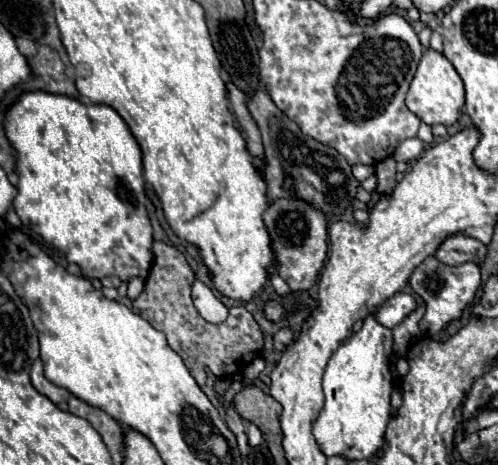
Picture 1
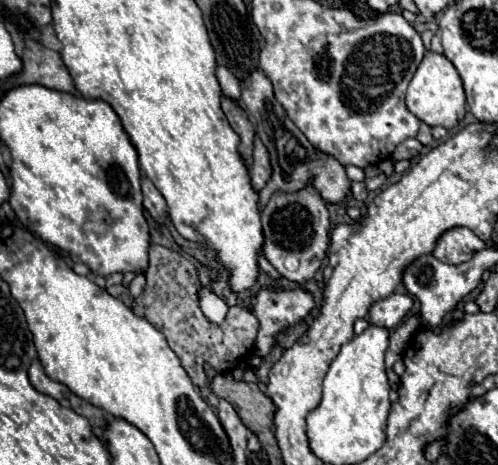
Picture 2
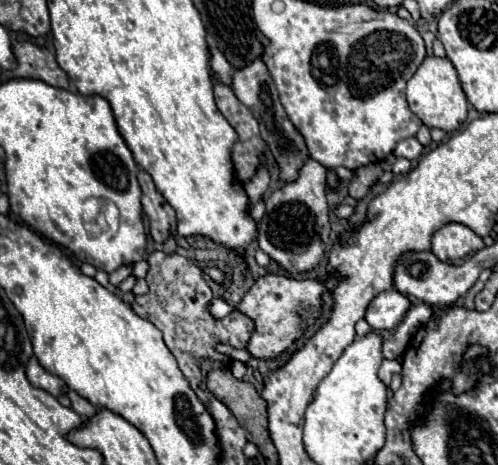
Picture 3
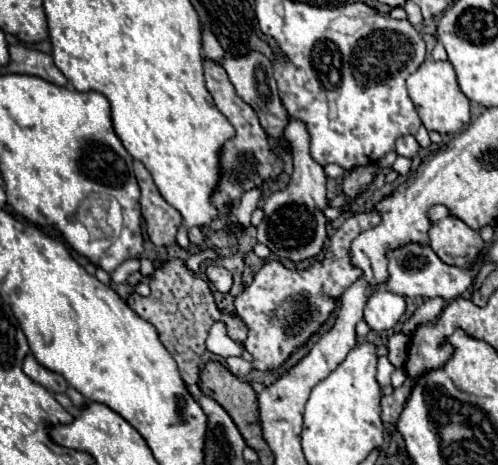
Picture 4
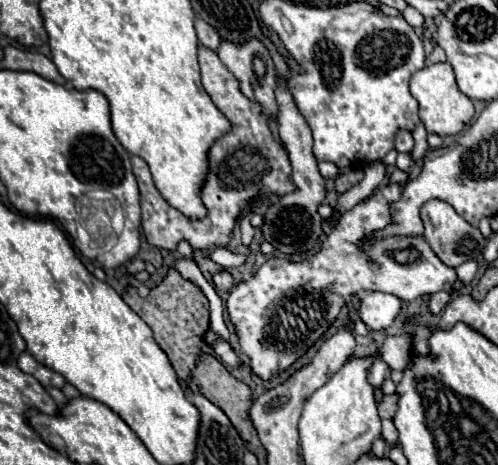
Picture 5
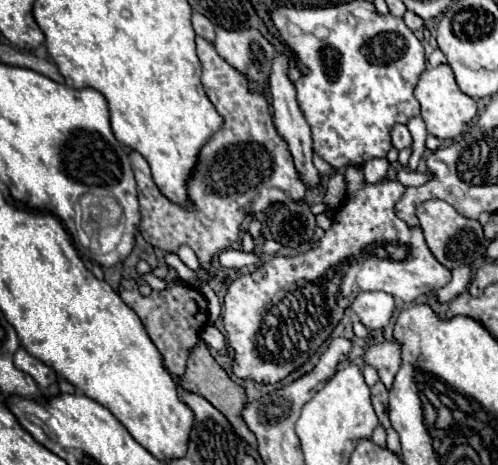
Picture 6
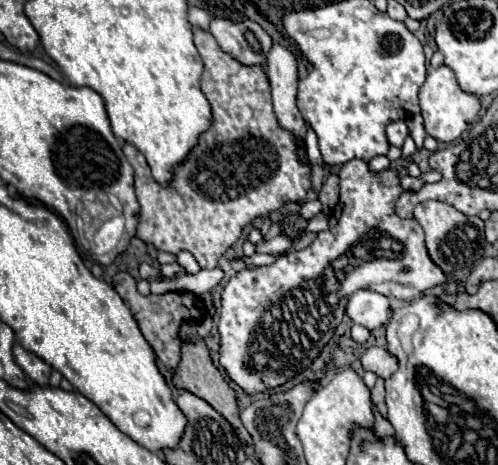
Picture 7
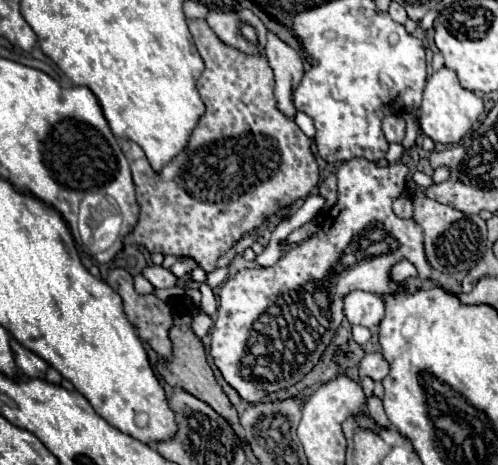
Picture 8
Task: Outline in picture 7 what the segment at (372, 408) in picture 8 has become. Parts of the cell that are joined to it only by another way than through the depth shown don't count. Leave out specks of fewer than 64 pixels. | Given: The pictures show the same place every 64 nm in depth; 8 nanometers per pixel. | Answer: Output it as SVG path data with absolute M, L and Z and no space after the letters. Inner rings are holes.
M374 408L374 416L376 416L376 422L374 422L374 436L380 438L380 440L386 438L386 436L392 436L392 434L394 434L392 424L390 424L386 418L382 418L376 408Z

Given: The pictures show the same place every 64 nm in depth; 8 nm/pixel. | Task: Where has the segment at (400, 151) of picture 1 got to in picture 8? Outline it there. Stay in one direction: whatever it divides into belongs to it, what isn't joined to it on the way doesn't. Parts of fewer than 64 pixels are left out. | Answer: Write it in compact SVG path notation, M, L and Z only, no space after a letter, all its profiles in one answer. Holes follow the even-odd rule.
M390 114L390 116L386 116L384 122L382 122L382 130L384 130L388 142L402 144L404 132L406 132L406 122L404 122L404 118L402 118L400 114Z

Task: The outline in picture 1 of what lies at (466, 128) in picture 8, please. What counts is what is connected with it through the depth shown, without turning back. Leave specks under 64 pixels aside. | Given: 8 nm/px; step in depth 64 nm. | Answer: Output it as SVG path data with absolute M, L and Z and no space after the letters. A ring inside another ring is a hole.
M428 48L422 52L422 60L418 64L418 70L414 74L414 80L410 84L408 96L406 96L406 106L420 116L422 122L434 126L434 124L444 124L444 126L452 126L458 122L460 114L464 112L464 84L460 80L460 76L456 76L456 70L452 68L450 60Z

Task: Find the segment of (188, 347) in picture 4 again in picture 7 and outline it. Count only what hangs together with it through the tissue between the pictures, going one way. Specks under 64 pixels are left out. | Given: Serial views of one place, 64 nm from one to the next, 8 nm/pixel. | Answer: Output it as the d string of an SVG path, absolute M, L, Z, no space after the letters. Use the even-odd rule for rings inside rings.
M118 272L114 276L114 288L120 294L120 298L128 304L130 312L134 314L134 318L138 320L138 326L144 334L144 338L148 340L148 344L154 348L158 360L170 368L170 370L178 370L178 362L180 362L180 348L182 348L182 338L180 338L180 326L184 322L200 322L206 316L206 308L200 296L192 294L192 292L166 292L166 294L150 294L150 296L142 296L136 290L136 280L128 274L128 272Z

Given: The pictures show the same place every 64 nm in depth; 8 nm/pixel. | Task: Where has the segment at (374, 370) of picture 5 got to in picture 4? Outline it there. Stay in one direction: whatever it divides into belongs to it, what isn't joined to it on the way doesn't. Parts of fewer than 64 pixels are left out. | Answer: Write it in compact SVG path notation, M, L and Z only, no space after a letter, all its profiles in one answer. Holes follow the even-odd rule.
M386 356L378 358L376 379L381 387L391 384L391 375L395 369Z

